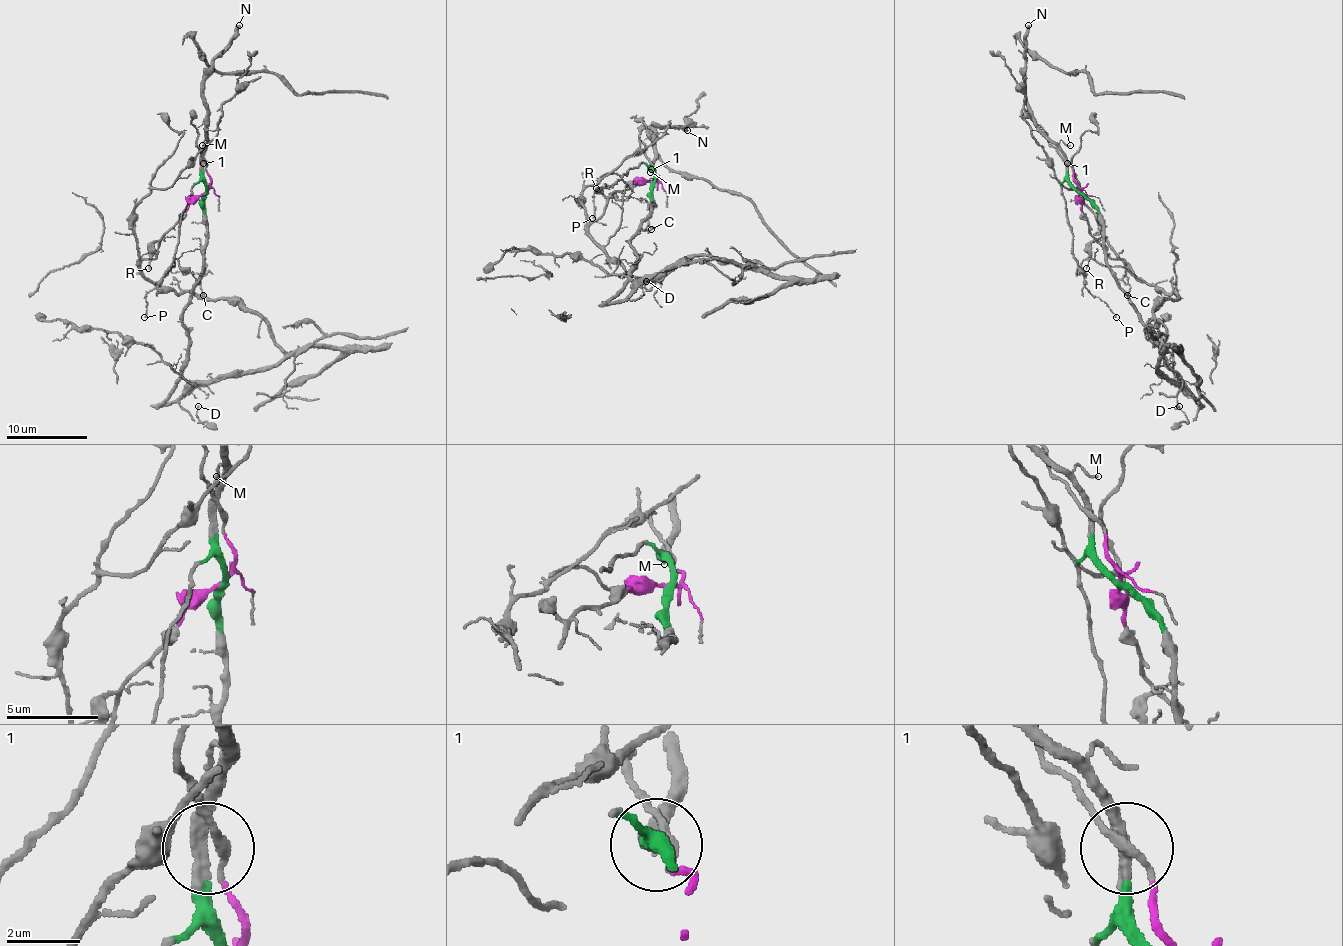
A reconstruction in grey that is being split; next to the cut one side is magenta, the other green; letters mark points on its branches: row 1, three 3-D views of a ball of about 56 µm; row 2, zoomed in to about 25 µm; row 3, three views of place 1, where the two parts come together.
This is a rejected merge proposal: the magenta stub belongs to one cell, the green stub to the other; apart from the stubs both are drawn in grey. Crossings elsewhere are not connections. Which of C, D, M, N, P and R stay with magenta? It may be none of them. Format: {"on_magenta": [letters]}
{"on_magenta": ["D", "R"]}

